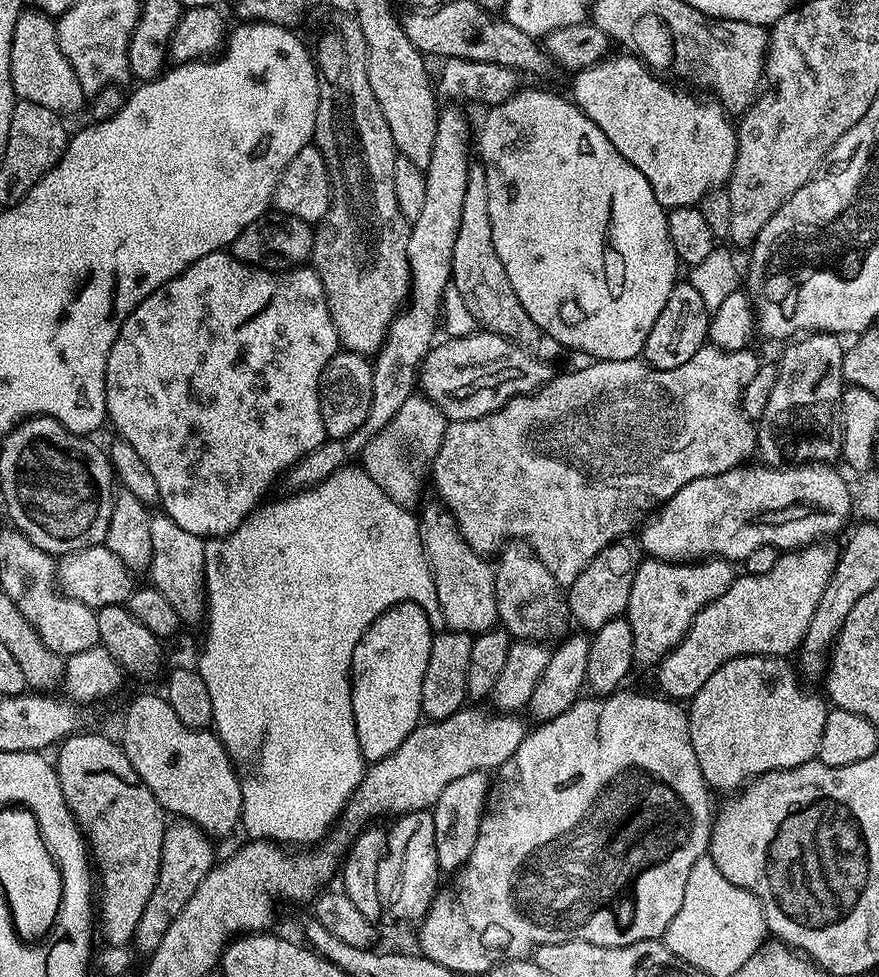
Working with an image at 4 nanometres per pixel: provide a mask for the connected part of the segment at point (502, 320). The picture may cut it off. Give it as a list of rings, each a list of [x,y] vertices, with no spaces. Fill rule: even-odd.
[[[479,162],[469,167],[466,178],[462,222],[458,222],[458,238],[454,238],[451,283],[456,284],[467,309],[483,331],[513,340],[535,360],[556,362],[562,355],[560,343],[550,338],[550,334],[546,334],[546,330],[542,330],[542,326],[526,314],[522,302],[518,302],[518,294],[514,294],[514,286],[510,286],[510,278],[506,278],[506,269],[498,259],[498,250],[494,250],[494,230],[490,230],[490,194],[486,194],[486,174],[483,164]]]

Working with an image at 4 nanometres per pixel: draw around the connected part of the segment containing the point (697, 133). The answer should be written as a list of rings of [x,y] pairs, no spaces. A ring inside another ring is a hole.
[[[609,54],[594,66],[575,73],[571,77],[572,103],[583,110],[586,118],[590,118],[590,122],[594,122],[594,126],[598,126],[598,130],[610,138],[610,142],[614,142],[614,150],[618,150],[618,154],[622,154],[630,166],[642,170],[654,190],[654,198],[658,198],[663,208],[671,210],[699,205],[702,197],[713,191],[711,188],[723,189],[732,176],[737,125],[728,121],[731,120],[729,113],[724,111],[719,100],[703,100],[692,92],[671,88],[664,81],[667,79],[657,75],[643,60],[632,54],[623,55]]]

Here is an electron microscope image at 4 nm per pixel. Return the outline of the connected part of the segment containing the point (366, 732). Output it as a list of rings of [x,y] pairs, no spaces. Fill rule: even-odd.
[[[396,604],[384,611],[376,621],[368,627],[366,634],[354,646],[352,655],[352,717],[358,734],[358,746],[362,750],[365,761],[375,762],[386,758],[386,754],[394,754],[402,742],[421,723],[422,713],[422,678],[426,674],[426,662],[430,662],[430,646],[434,633],[428,615],[417,604]]]

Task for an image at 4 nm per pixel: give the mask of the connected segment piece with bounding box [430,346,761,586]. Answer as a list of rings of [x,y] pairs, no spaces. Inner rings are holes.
[[[711,346],[700,348],[688,362],[676,369],[656,369],[640,358],[588,362],[585,368],[580,368],[577,372],[564,372],[561,376],[560,373],[553,375],[552,379],[542,385],[537,392],[516,396],[496,412],[473,420],[451,421],[447,425],[436,456],[430,461],[430,482],[432,478],[432,484],[440,495],[437,496],[439,503],[448,509],[464,541],[481,556],[488,558],[499,553],[500,549],[509,542],[529,544],[542,562],[542,566],[546,566],[546,570],[554,574],[558,583],[567,586],[574,582],[574,578],[578,578],[578,574],[582,574],[582,570],[586,570],[588,563],[603,548],[627,537],[624,535],[632,527],[635,529],[649,513],[665,504],[674,494],[678,494],[682,486],[698,478],[722,474],[731,468],[741,467],[747,461],[744,459],[757,451],[757,425],[745,416],[740,400],[744,397],[744,388],[750,382],[750,378],[754,378],[760,366],[761,361],[756,360],[752,350],[723,352],[722,349]]]

